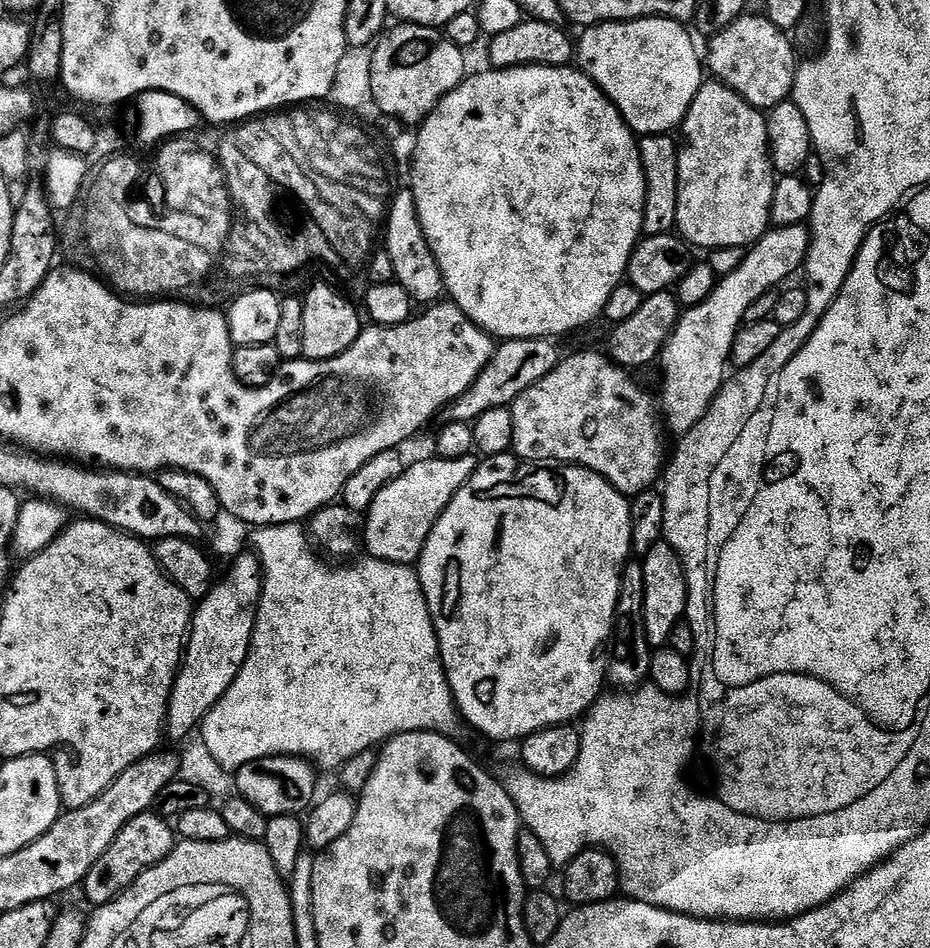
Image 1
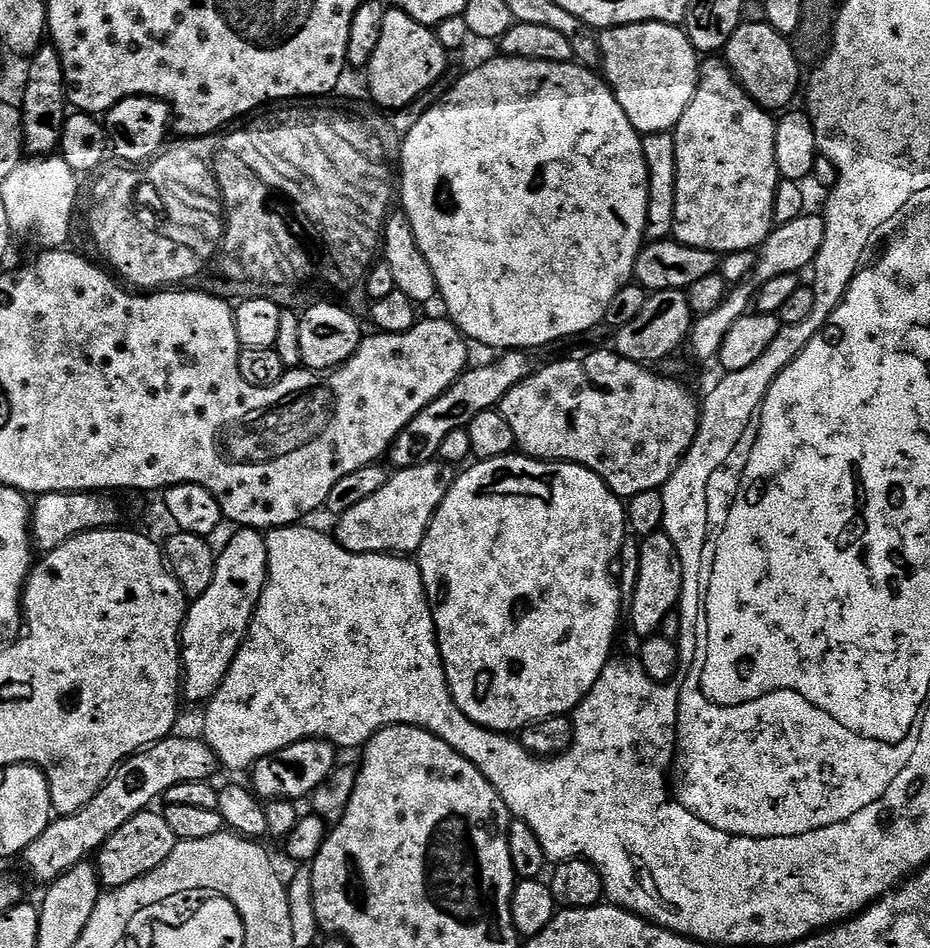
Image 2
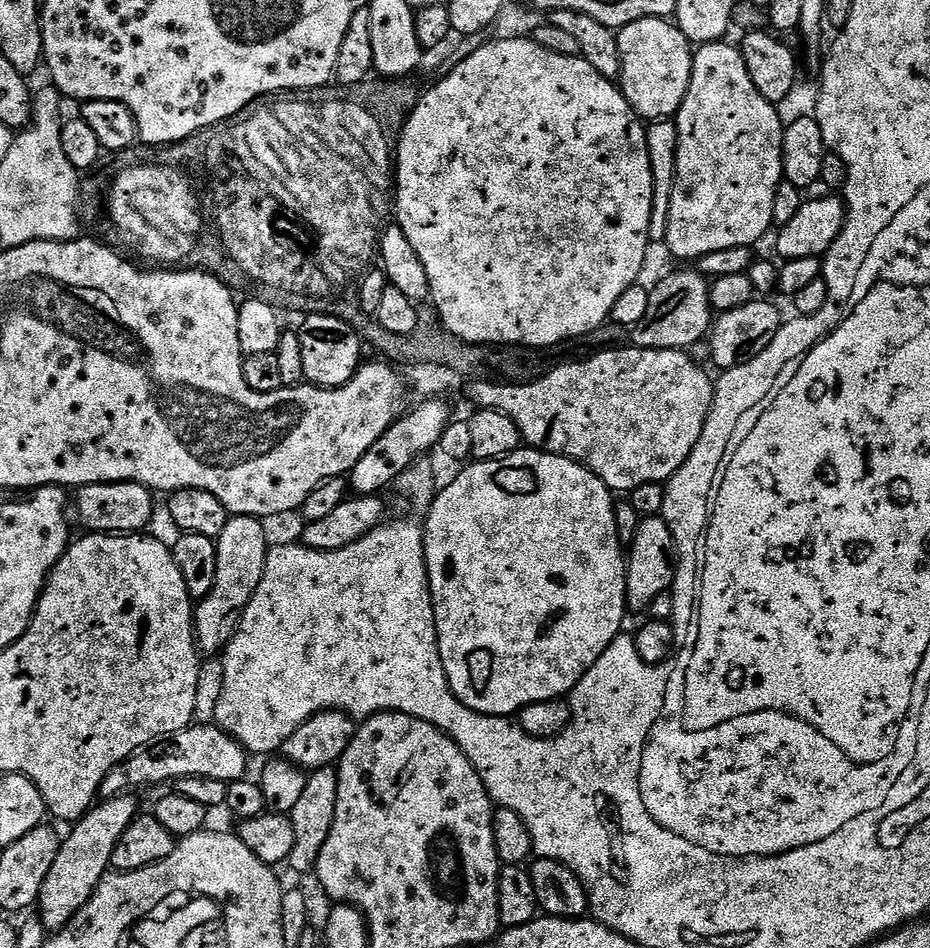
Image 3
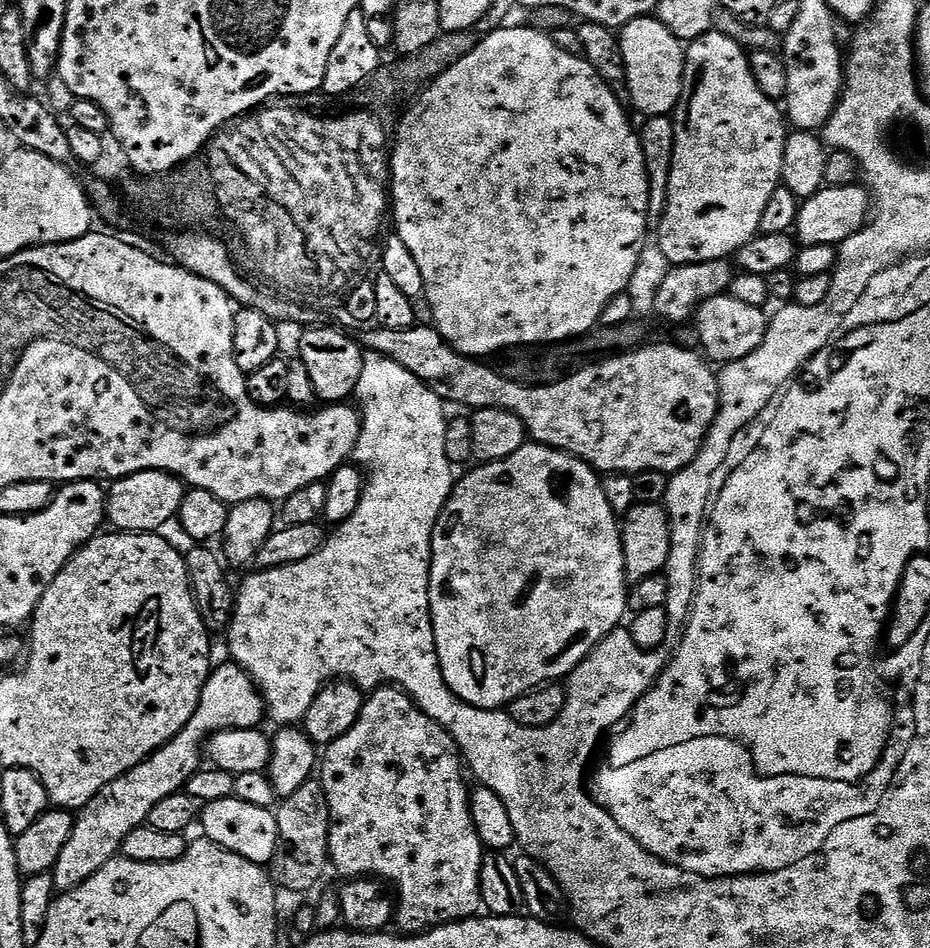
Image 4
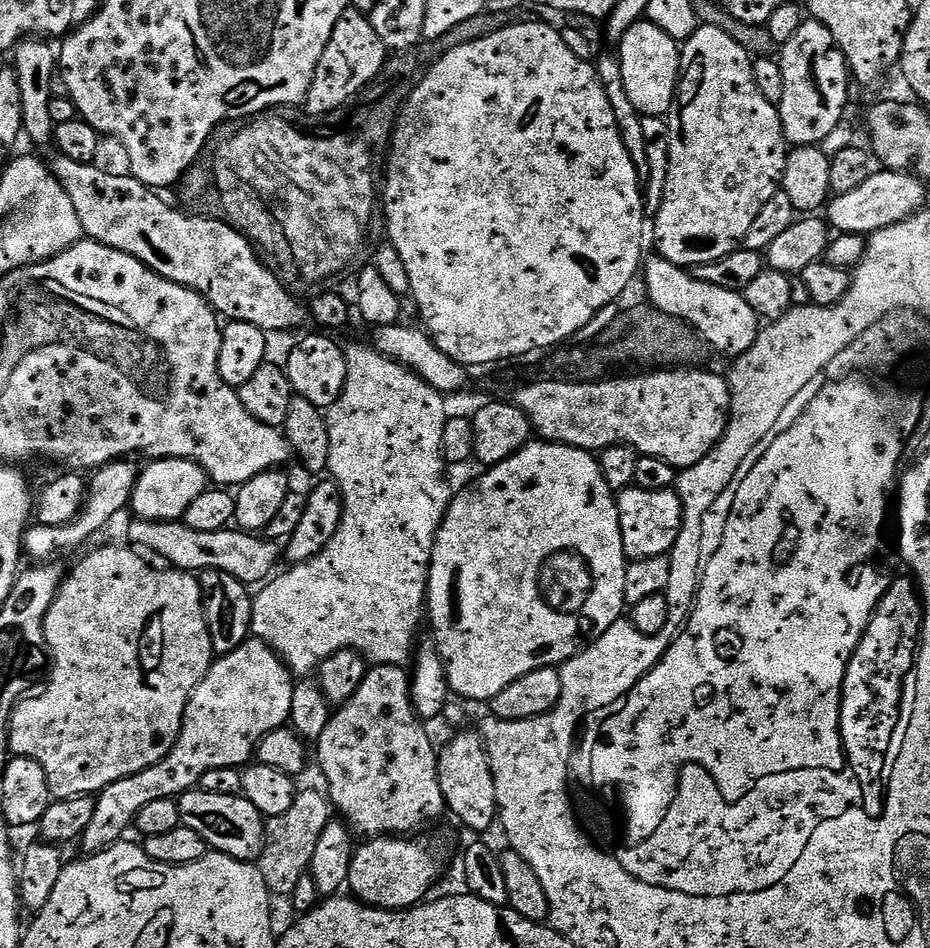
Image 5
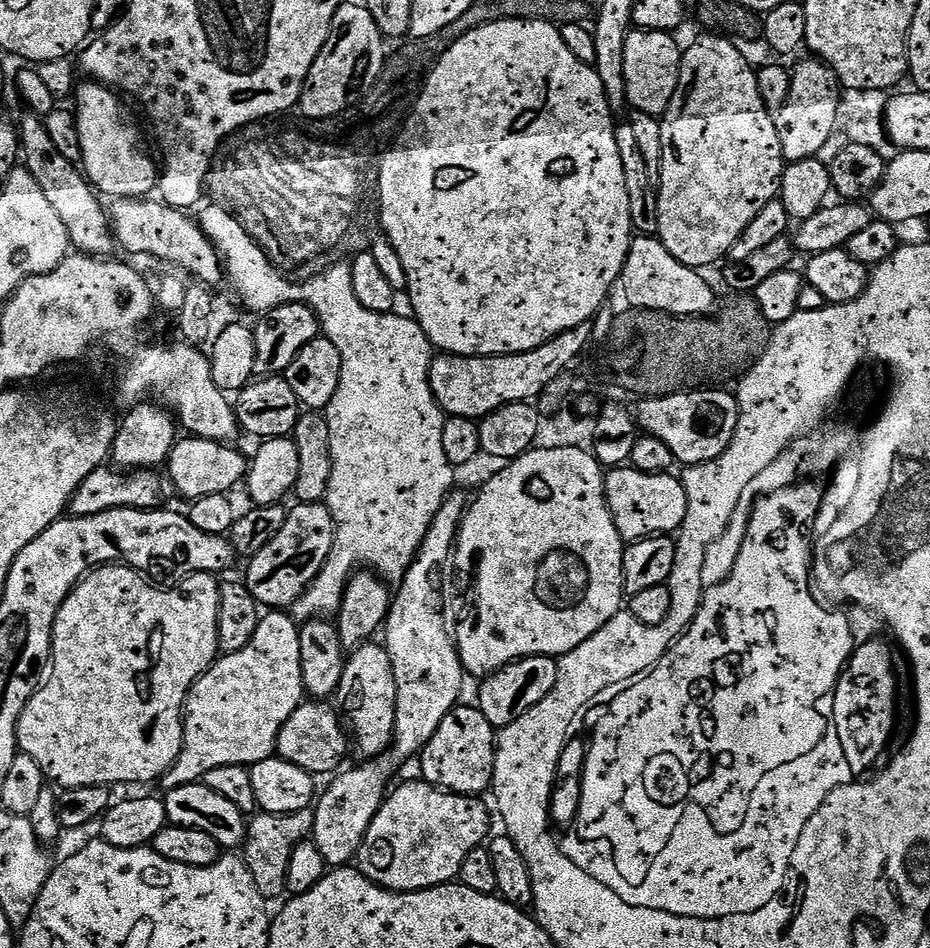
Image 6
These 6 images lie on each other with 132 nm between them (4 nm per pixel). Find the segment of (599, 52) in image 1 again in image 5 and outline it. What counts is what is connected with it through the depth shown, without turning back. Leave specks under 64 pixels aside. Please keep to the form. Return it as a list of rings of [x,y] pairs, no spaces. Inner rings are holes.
[[[647,18],[630,26],[628,33],[618,42],[618,59],[626,94],[634,102],[640,115],[667,117],[676,102],[676,85],[680,83],[681,45],[666,30],[658,30]]]

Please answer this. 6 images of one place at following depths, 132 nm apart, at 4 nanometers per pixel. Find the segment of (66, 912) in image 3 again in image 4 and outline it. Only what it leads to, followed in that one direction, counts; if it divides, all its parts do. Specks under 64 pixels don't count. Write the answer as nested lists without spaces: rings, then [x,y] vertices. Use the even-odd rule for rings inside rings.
[[[227,663],[221,668],[220,665],[213,667],[212,671],[208,673],[208,680],[204,683],[202,690],[202,698],[198,702],[198,710],[194,710],[188,725],[169,744],[165,744],[153,756],[148,757],[136,768],[130,769],[124,776],[114,778],[114,782],[106,785],[86,807],[79,809],[76,825],[70,834],[70,842],[66,842],[66,847],[62,849],[62,858],[58,858],[55,868],[50,873],[57,893],[63,894],[80,884],[85,884],[90,877],[98,874],[98,870],[102,870],[102,866],[106,866],[106,862],[117,859],[128,835],[147,821],[150,810],[154,810],[154,806],[158,806],[158,802],[162,802],[162,798],[170,798],[176,792],[187,789],[189,778],[201,771],[200,756],[202,760],[202,753],[213,732],[225,732],[231,728],[259,729],[263,725],[263,720],[266,720],[266,705],[264,697],[260,695],[260,689],[239,664]]]

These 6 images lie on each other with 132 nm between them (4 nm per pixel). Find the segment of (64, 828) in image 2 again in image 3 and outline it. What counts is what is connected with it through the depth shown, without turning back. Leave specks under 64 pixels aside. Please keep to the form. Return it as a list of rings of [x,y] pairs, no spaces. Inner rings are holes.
[[[193,723],[191,726],[183,728],[181,732],[175,732],[173,736],[166,736],[163,740],[149,744],[147,748],[141,748],[139,752],[135,752],[134,755],[129,756],[124,763],[120,764],[114,770],[110,770],[110,774],[100,787],[100,796],[111,798],[127,793],[129,790],[136,790],[132,788],[144,788],[147,784],[164,784],[167,780],[175,782],[187,776],[209,776],[210,778],[218,778],[219,780],[227,780],[229,782],[245,779],[248,774],[246,768],[250,758],[243,746],[230,734],[226,734],[223,730],[216,727],[215,723],[200,723]]]

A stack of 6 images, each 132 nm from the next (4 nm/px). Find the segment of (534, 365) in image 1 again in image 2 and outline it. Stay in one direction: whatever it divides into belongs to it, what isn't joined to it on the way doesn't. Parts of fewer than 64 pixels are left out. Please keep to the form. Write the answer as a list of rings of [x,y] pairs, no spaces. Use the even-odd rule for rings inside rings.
[[[508,350],[496,360],[496,364],[480,364],[469,367],[457,380],[450,385],[445,392],[430,406],[426,406],[418,413],[411,422],[404,427],[402,434],[392,443],[390,457],[392,456],[391,467],[399,470],[401,468],[413,468],[423,464],[431,464],[440,455],[440,447],[446,438],[446,434],[452,433],[459,428],[467,428],[478,414],[491,412],[526,378],[530,378],[534,371],[534,363],[527,351]]]

